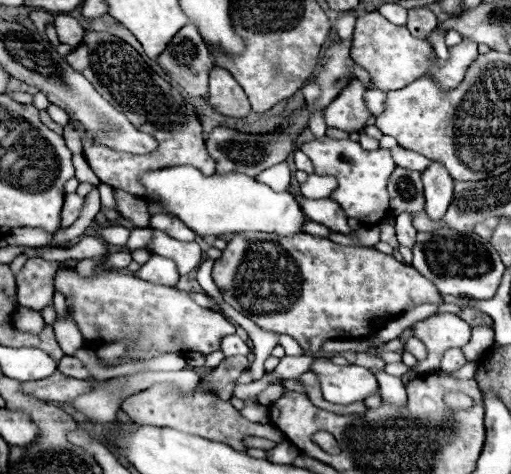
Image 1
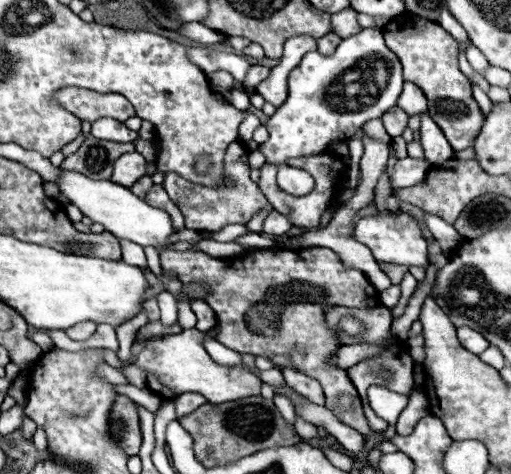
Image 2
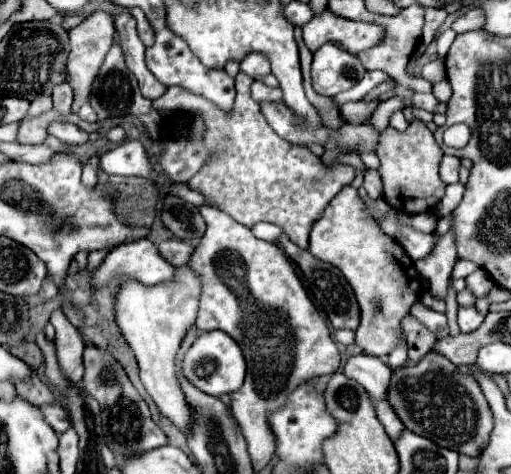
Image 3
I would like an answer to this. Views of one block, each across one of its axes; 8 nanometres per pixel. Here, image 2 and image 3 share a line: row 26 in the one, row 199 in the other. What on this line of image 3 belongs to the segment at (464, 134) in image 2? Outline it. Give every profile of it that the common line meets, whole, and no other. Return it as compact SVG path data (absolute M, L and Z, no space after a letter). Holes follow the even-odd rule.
M412 106L404 108L404 116L410 118L408 130L406 132L384 130L378 140L378 146L376 146L376 154L380 158L378 174L382 178L384 200L394 210L404 212L404 214L434 212L440 206L440 200L442 200L444 188L446 188L446 184L440 180L440 174L438 174L444 152L436 144L432 132L422 122L414 120Z

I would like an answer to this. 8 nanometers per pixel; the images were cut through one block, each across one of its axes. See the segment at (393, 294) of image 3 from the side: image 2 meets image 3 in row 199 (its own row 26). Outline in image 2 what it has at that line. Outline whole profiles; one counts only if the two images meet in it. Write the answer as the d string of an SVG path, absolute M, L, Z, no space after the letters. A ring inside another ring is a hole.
M346 8L342 12L332 14L332 28L334 28L336 34L340 34L340 38L348 38L354 32L360 32L362 30L360 24L358 24L358 20L356 20L356 14L358 12L352 10L352 8Z

